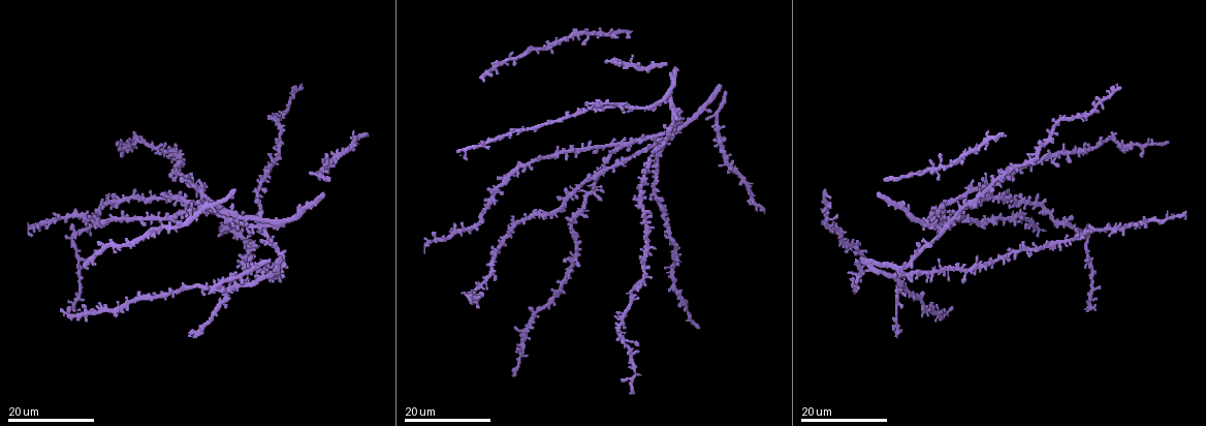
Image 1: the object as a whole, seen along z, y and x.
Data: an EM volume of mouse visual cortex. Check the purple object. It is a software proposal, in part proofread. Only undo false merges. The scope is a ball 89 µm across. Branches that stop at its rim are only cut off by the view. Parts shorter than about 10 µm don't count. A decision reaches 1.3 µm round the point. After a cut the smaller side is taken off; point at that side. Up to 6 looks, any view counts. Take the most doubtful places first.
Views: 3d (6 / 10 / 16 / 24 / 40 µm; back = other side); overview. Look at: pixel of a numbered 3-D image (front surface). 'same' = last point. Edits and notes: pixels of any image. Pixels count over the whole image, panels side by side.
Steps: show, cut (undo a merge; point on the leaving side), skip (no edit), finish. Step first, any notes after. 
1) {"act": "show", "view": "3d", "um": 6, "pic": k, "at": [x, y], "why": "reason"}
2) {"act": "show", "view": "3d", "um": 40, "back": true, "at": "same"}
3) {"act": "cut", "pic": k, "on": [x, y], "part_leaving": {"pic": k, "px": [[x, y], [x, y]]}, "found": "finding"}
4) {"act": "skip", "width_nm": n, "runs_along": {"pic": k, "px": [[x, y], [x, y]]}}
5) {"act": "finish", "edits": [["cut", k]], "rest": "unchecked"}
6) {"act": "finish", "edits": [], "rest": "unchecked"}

{"act": "show", "view": "3d", "um": 16, "pic": 1, "at": [495, 198], "why": "two arms in line, one across"}

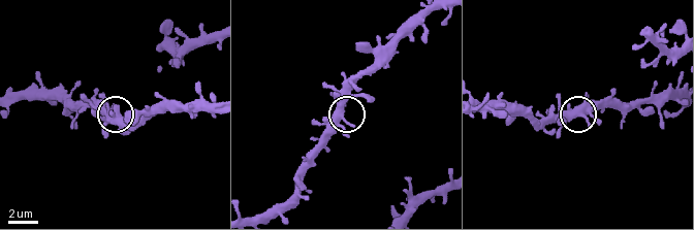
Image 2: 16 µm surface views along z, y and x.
{"act": "show", "view": "3d", "um": 6, "pic": 2, "at": [343, 119]}

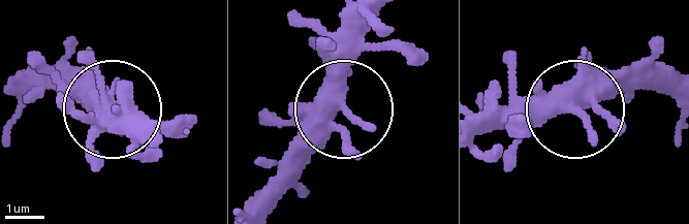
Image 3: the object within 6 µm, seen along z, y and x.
{"act": "skip", "found": "all the same neuron"}

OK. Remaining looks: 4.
{"act": "show", "view": "3d", "um": 16, "pic": 1, "at": [262, 224]}

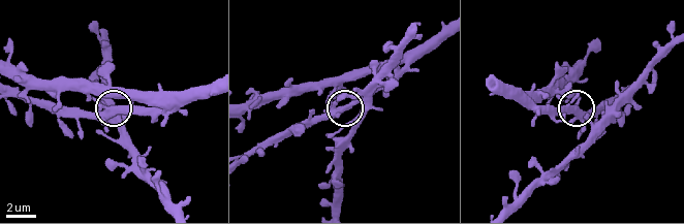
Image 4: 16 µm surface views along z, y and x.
{"act": "show", "view": "3d", "um": 10, "pic": 4, "at": [110, 111]}

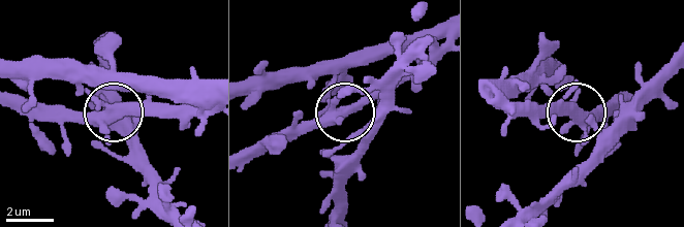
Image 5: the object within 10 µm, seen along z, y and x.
{"act": "skip", "width_nm": 380, "found": "continuous, no second neuron"}

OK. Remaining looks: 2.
{"act": "show", "view": "3d", "um": 16, "pic": 1, "at": [895, 294]}

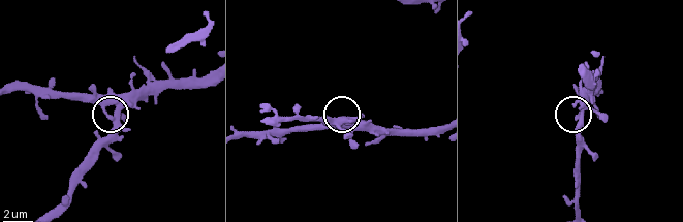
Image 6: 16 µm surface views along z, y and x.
{"act": "show", "view": "3d", "um": 6, "pic": 6, "at": [576, 120]}

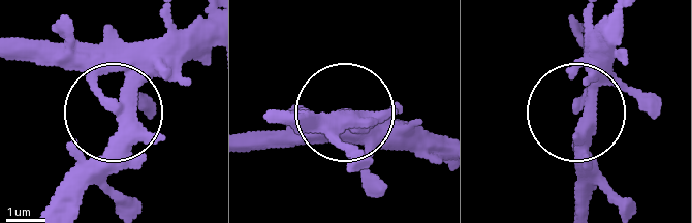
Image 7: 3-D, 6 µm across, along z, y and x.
{"act": "skip", "width_nm": 420, "found": "one neuron here"}

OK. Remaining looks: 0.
{"act": "finish", "edits": [], "rest": "unchecked"}

